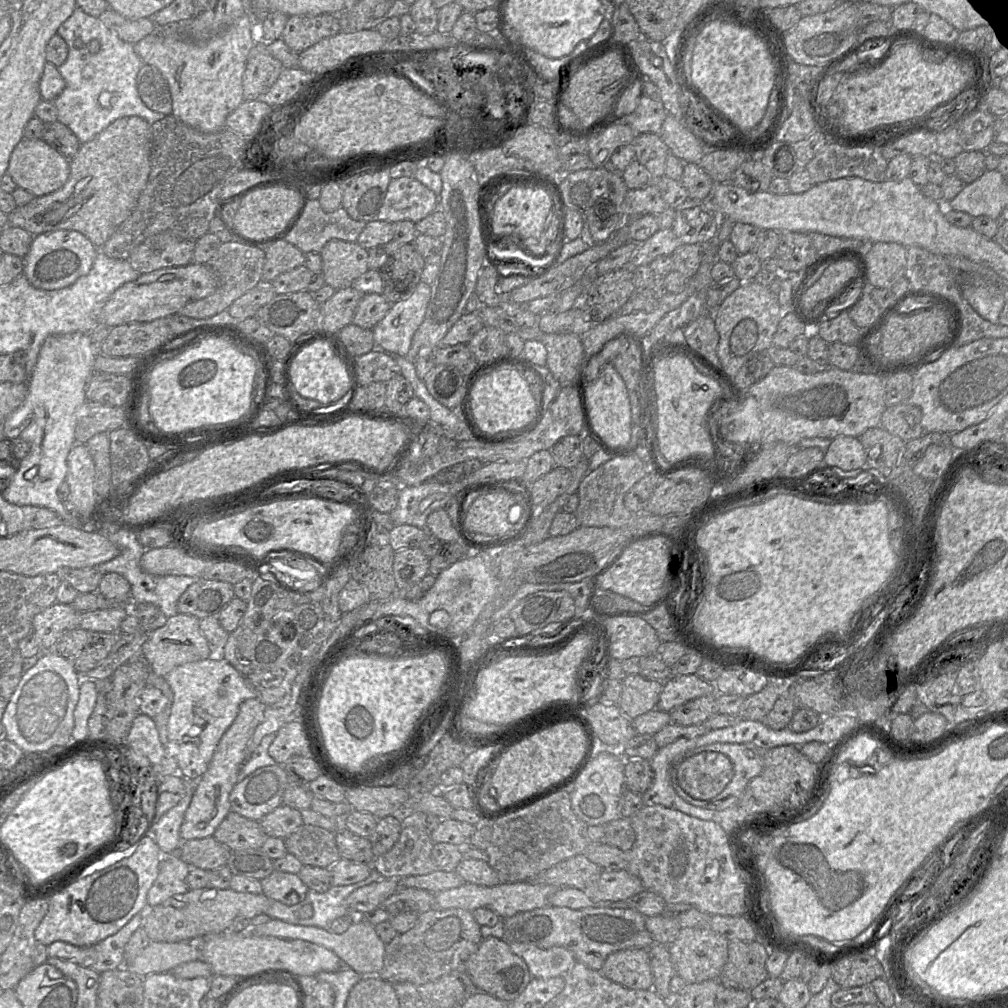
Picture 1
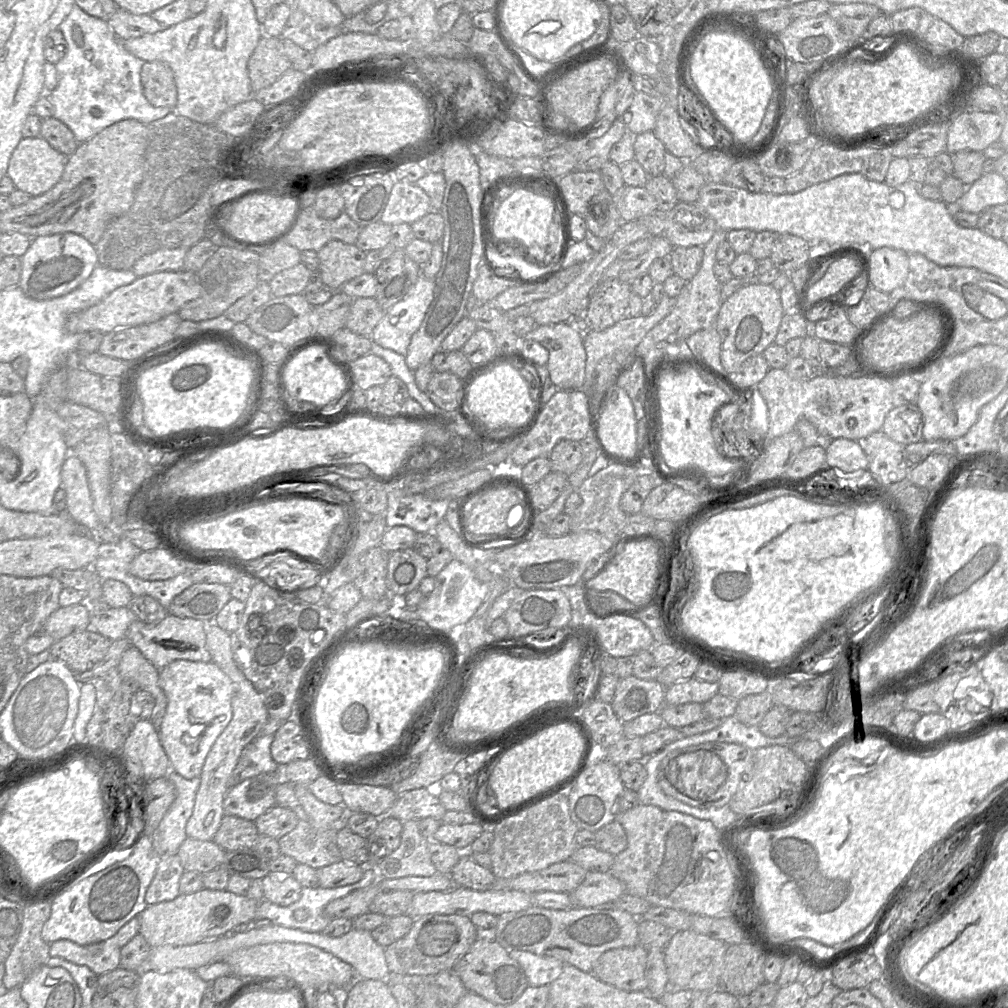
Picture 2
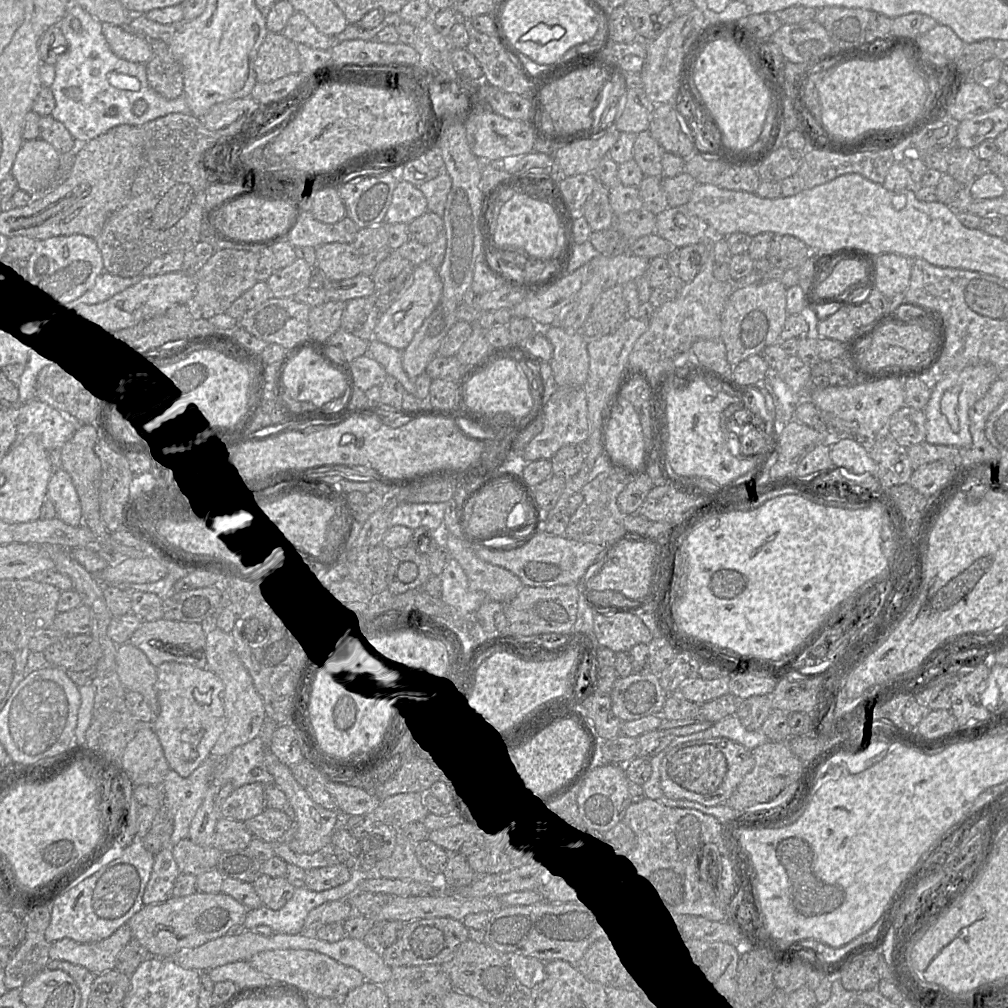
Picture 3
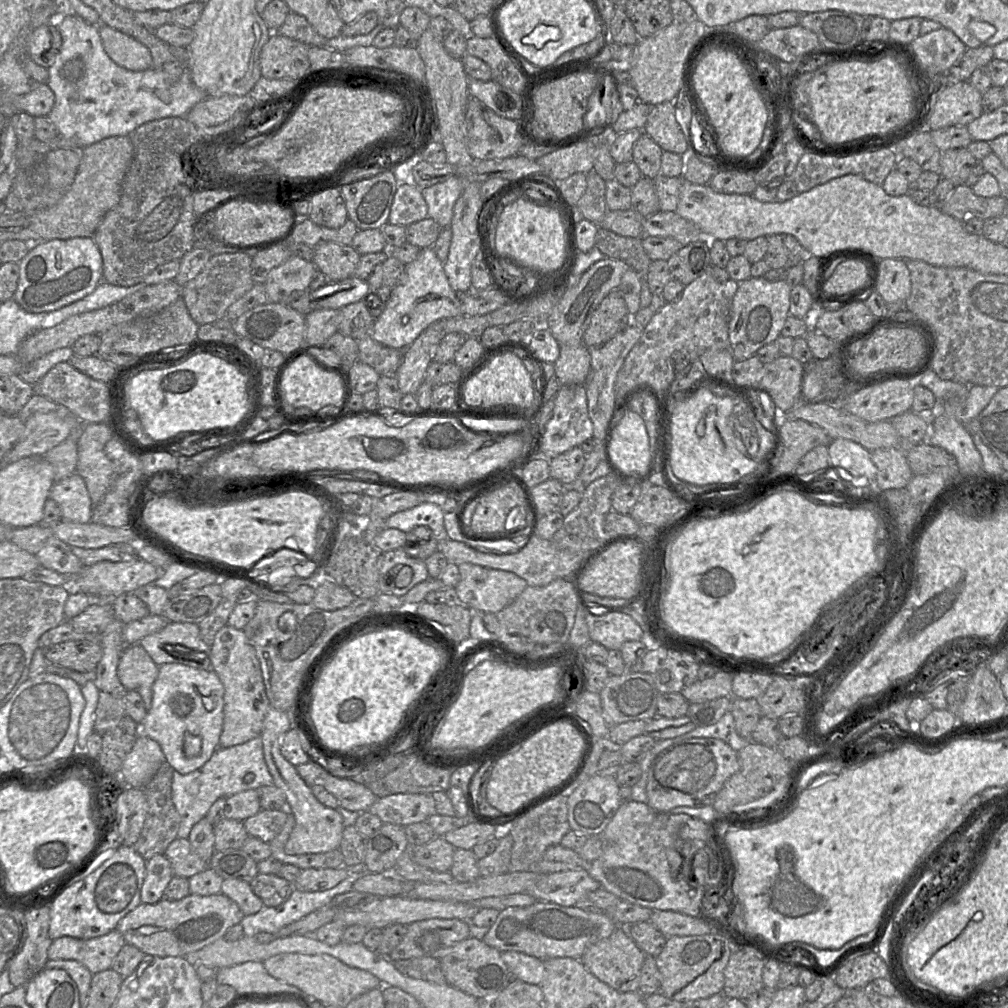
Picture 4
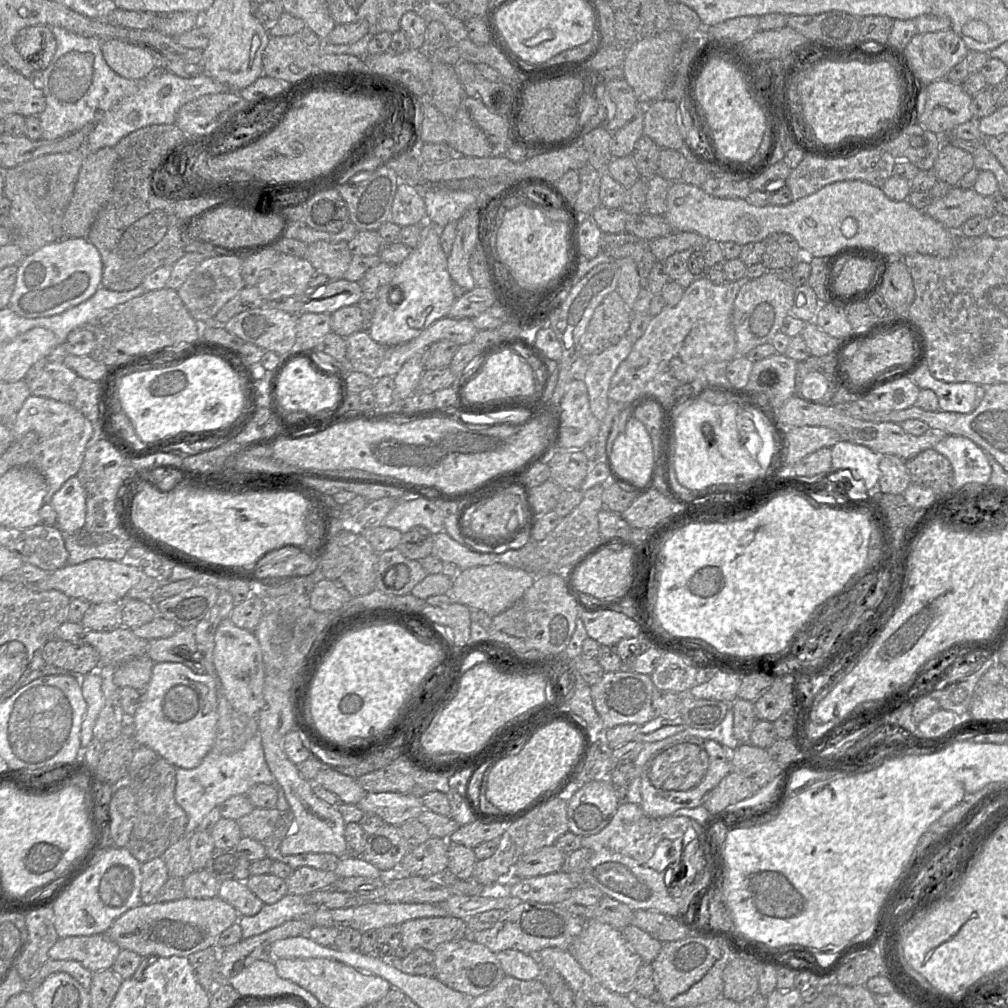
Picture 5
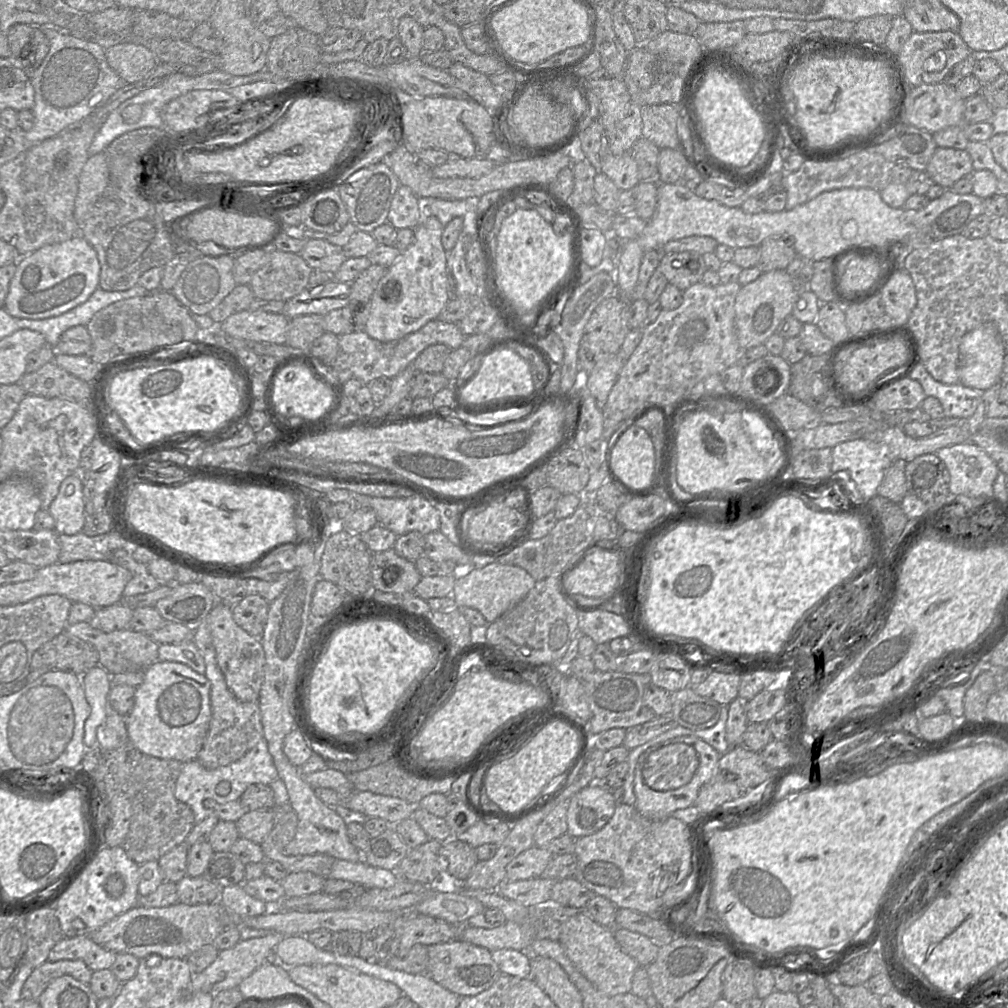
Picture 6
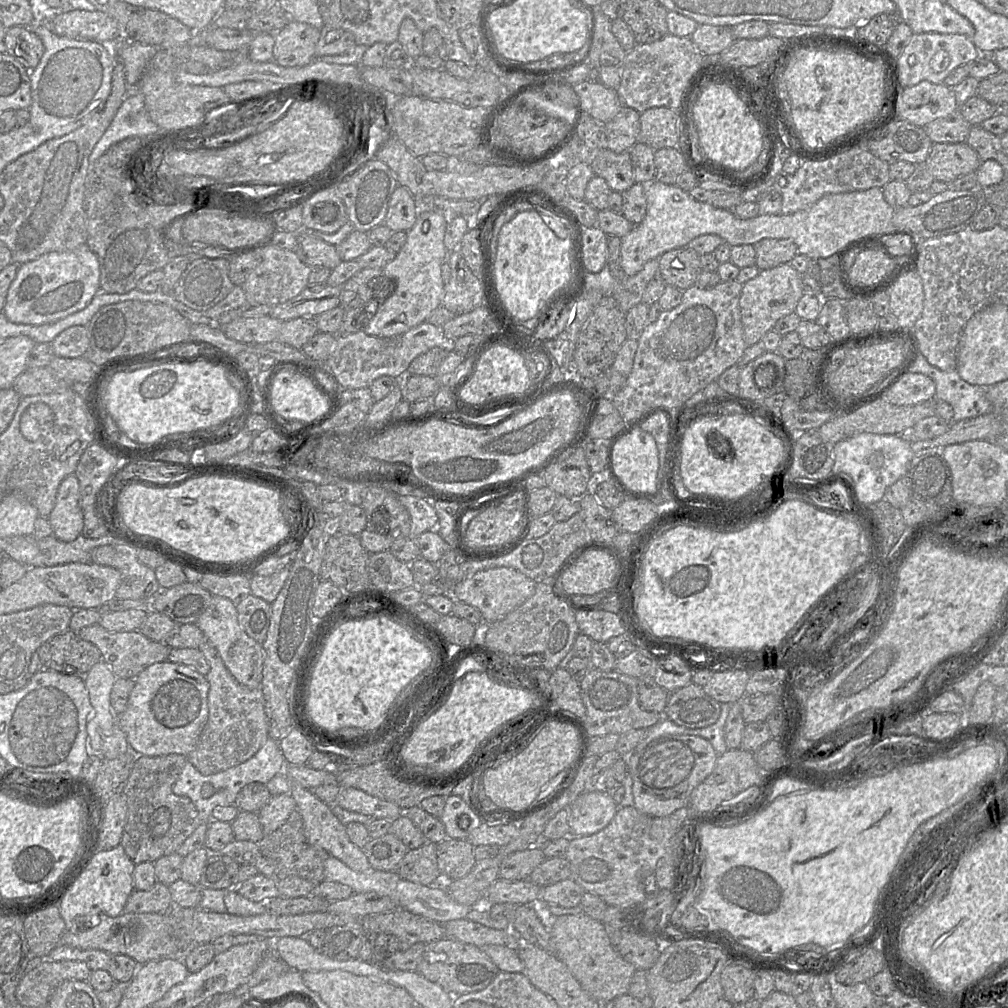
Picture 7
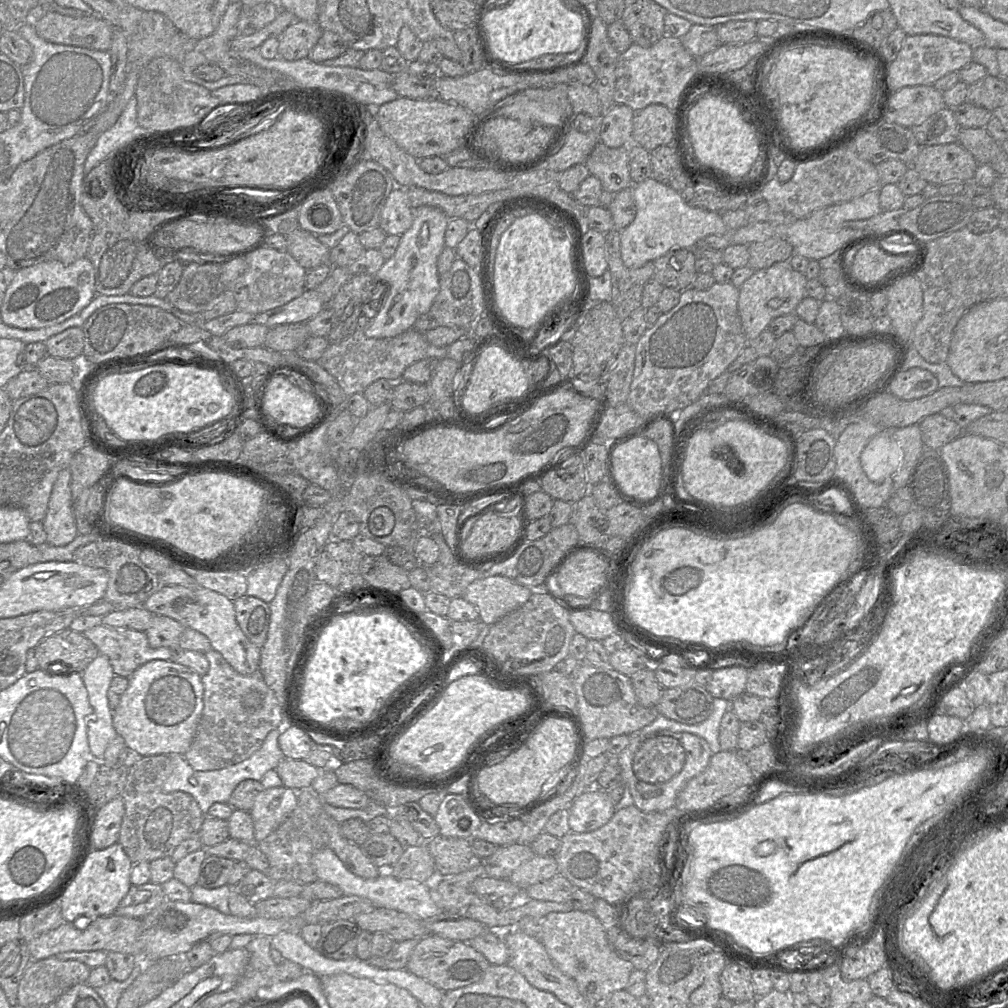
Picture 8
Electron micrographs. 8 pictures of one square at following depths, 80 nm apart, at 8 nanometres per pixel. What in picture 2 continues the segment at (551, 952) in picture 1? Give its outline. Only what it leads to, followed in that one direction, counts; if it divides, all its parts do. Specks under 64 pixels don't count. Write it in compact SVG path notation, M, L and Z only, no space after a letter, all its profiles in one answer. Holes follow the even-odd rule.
M514 950L509 956L517 961L531 986L550 985L563 971L564 963L556 958L539 956L528 951Z

